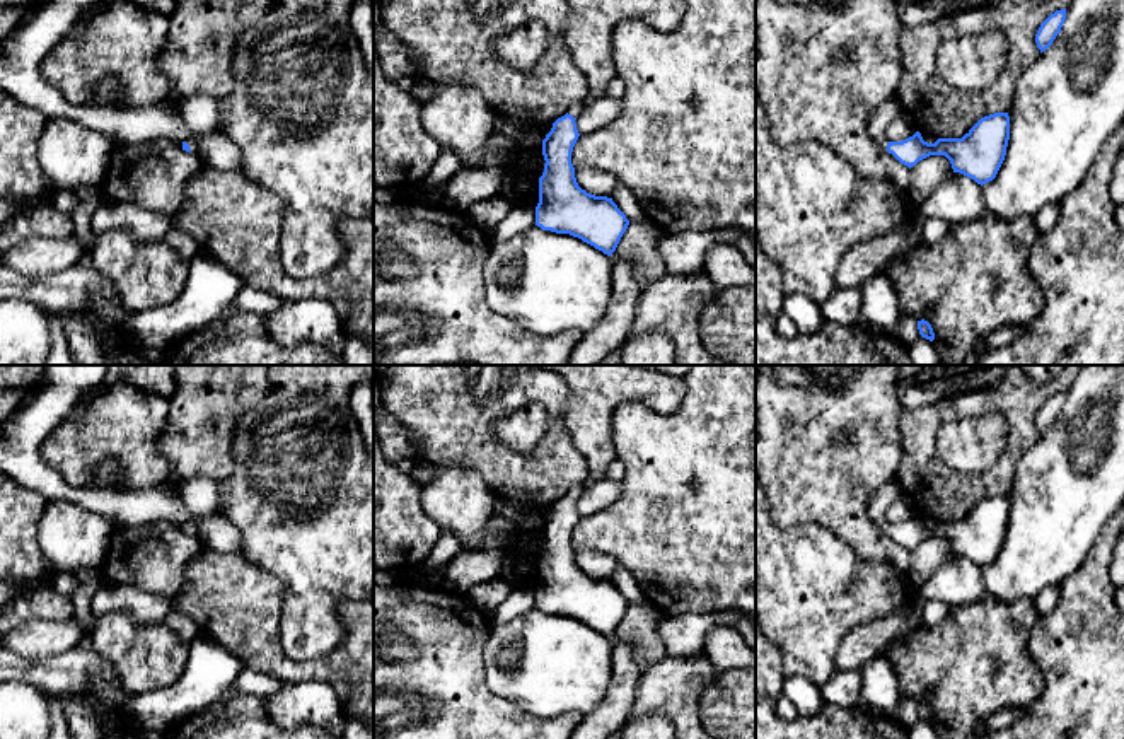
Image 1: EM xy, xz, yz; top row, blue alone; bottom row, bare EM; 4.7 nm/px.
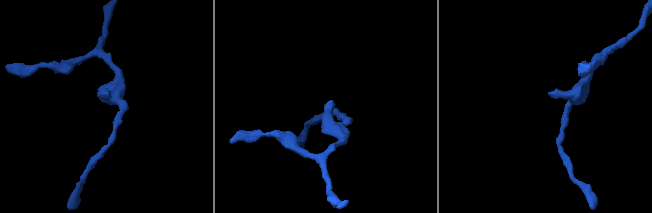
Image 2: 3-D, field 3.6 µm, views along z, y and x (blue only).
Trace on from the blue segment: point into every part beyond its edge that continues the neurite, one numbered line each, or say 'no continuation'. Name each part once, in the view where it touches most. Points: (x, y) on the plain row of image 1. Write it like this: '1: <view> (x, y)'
1: xy (200, 495)

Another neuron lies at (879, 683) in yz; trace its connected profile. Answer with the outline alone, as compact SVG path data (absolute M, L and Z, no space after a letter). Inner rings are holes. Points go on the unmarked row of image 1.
M885 649L860 667L860 705L882 717L899 717L899 676Z

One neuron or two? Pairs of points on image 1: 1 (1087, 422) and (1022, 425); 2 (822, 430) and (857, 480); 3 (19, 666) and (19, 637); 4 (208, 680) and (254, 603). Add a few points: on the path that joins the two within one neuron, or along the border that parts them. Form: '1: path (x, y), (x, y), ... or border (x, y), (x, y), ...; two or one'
1: border (1041, 436), (1017, 468); two
2: path (822, 442), (845, 468); one
3: border (17, 652), (28, 659), (58, 654); two
4: border (198, 632), (217, 640), (244, 666); two

